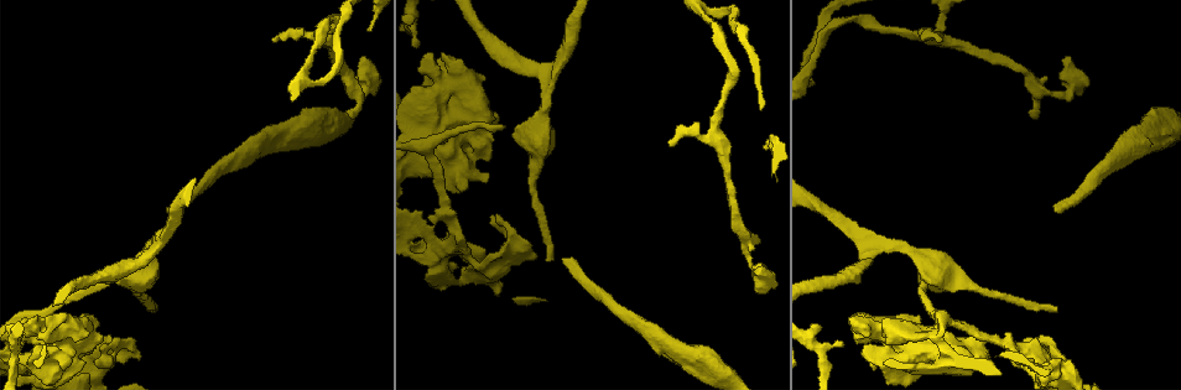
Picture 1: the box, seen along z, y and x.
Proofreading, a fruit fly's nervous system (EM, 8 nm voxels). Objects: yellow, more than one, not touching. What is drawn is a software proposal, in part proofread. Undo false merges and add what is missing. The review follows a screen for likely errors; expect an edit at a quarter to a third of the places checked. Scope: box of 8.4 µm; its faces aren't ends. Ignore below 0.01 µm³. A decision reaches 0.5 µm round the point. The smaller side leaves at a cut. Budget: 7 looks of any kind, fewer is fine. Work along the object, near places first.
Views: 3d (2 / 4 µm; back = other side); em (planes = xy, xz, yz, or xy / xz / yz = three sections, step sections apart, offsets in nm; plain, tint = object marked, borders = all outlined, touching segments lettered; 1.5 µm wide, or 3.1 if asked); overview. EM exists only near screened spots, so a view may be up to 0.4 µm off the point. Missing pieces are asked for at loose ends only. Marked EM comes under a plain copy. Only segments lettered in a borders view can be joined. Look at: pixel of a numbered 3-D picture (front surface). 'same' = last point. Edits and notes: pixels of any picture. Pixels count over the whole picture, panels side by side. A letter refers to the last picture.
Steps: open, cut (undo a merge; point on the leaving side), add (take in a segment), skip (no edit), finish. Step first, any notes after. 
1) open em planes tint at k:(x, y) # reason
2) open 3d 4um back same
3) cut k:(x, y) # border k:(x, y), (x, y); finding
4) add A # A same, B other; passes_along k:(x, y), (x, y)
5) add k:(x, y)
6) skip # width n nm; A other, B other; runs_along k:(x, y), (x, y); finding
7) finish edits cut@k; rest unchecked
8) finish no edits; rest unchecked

open em yz step 8 tint at 1:(939, 39)

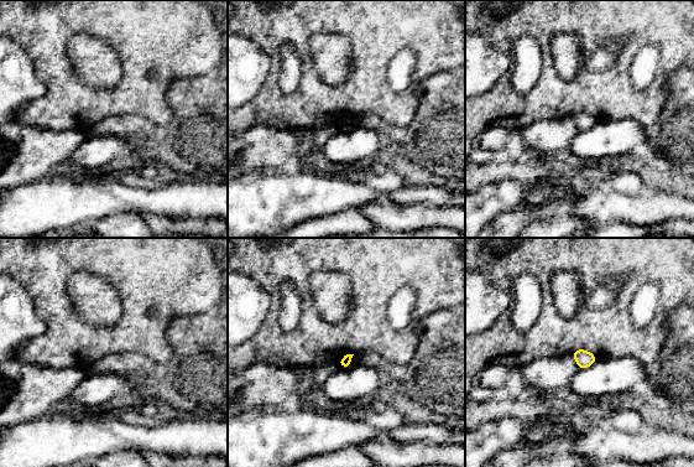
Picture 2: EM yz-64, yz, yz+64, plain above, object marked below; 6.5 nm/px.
open em planes borders same

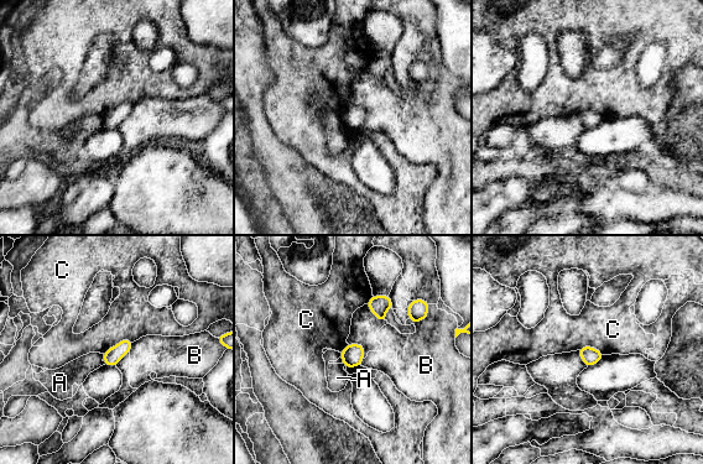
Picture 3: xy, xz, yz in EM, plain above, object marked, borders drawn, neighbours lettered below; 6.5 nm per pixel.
skip # width 110 nm; A other, B other, C other; border 3:(133, 340), (120, 340), (103, 354); none of them fits

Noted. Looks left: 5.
open em xz step 8 borders at 1:(1057, 306) # thin end

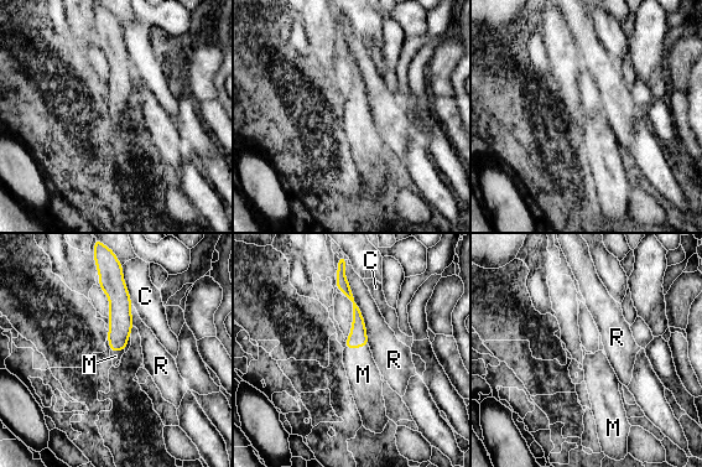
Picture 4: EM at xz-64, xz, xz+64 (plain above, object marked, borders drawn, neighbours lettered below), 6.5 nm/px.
add M # C other, M same, R other; passes_along 4:(358, 337), (355, 348), (363, 374); it goes on there

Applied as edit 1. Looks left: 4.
finish edits add@4; rest unchecked

